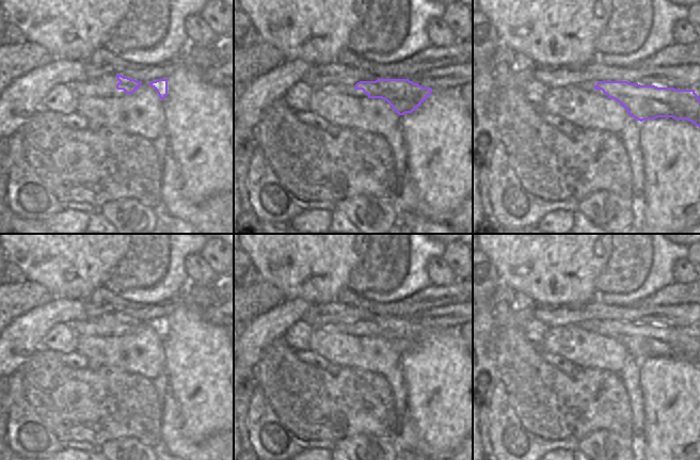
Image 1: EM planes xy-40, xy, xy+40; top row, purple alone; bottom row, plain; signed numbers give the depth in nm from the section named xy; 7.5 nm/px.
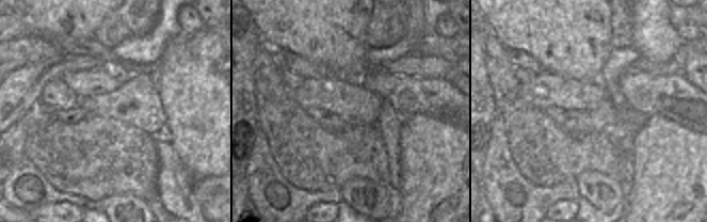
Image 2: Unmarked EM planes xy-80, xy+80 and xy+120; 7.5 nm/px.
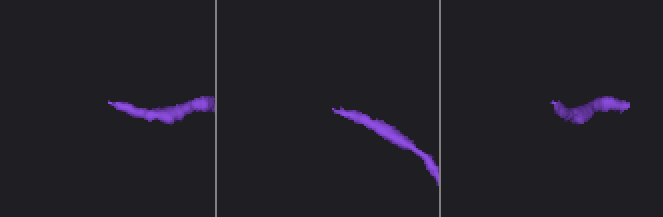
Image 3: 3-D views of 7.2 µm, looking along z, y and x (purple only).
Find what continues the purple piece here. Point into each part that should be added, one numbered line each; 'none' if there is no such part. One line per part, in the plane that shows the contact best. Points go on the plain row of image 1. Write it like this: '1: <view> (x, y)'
1: xy-40 (105, 327).

